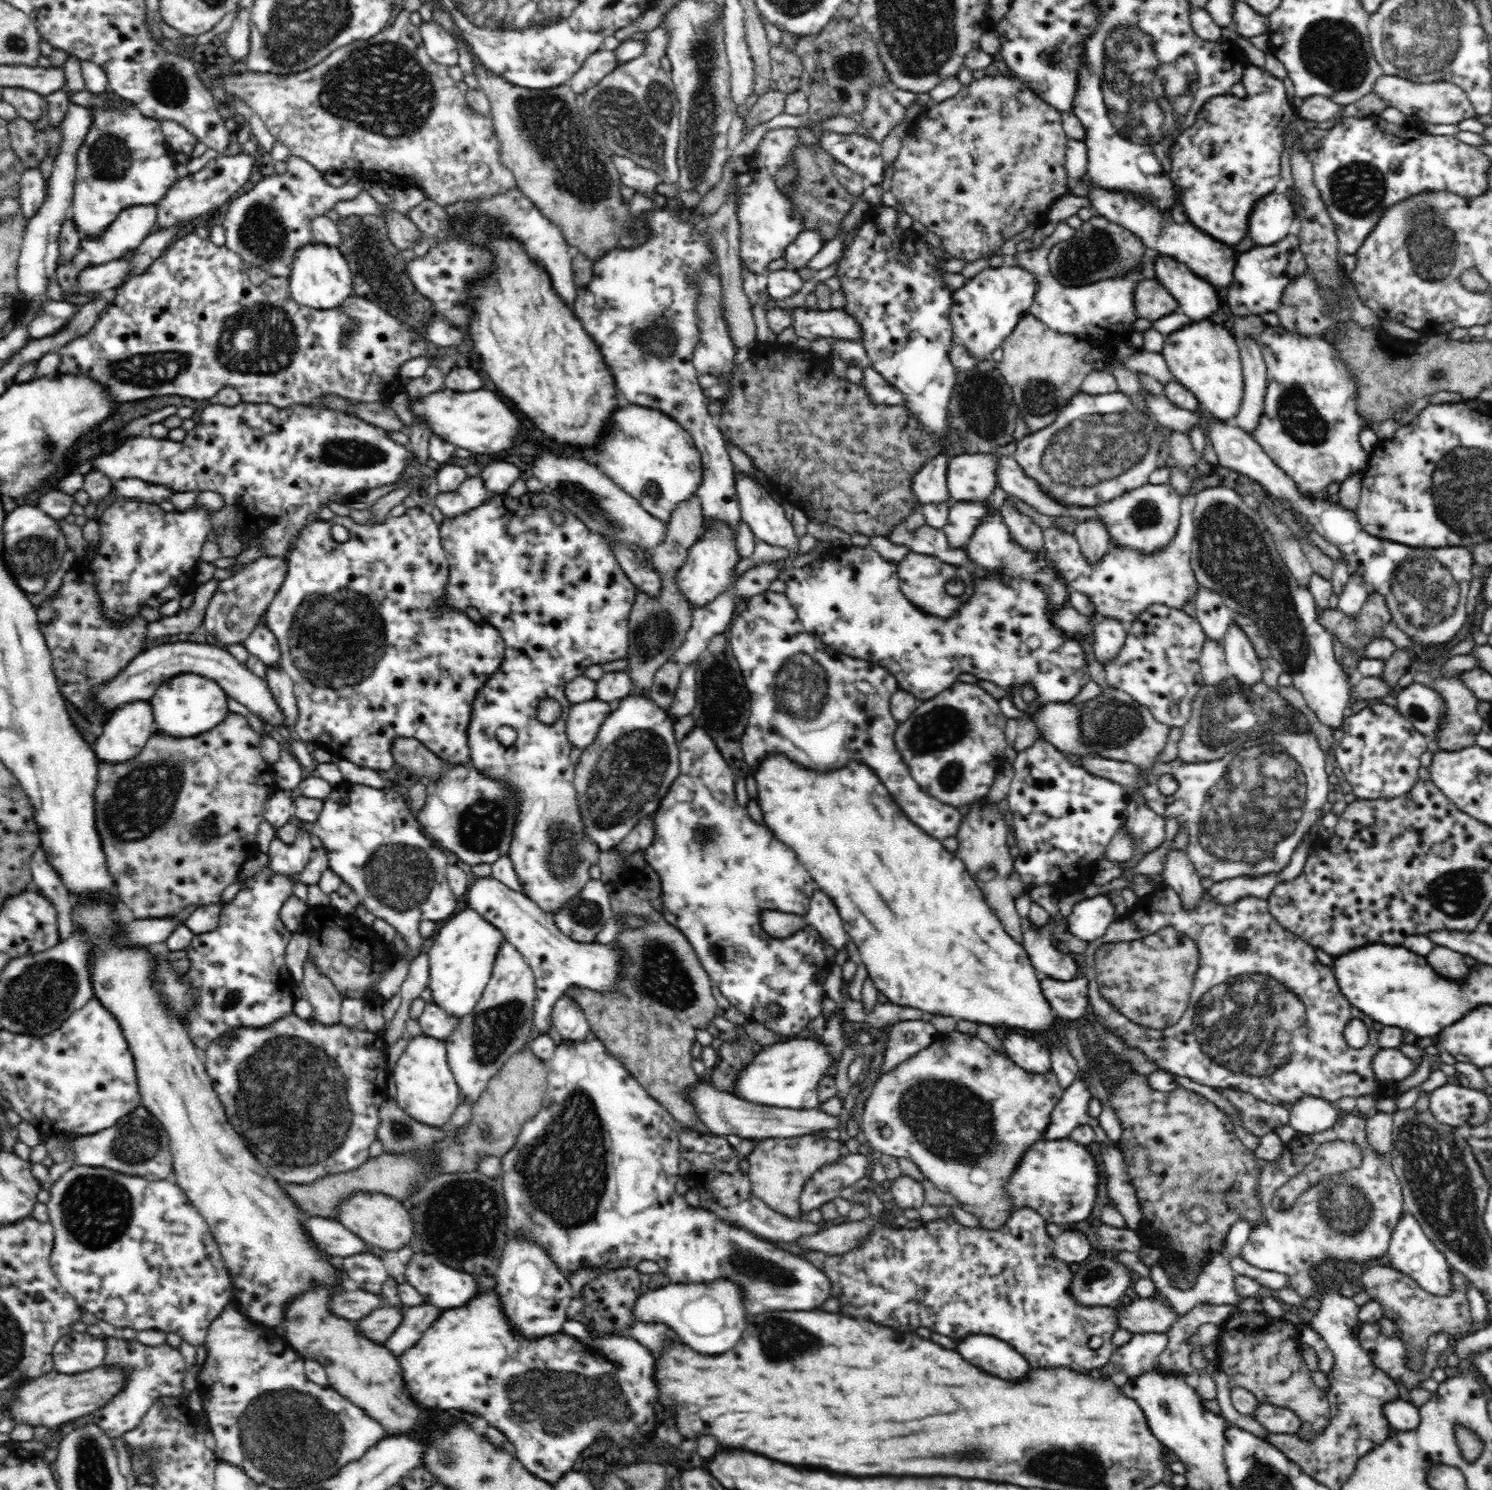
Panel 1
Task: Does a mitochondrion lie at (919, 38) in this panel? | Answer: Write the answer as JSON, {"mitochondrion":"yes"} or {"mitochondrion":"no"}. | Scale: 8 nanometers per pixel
{"mitochondrion":"yes"}

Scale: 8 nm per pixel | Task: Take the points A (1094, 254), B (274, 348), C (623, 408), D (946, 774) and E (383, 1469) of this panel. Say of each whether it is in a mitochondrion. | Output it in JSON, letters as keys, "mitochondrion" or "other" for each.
{"A":"mitochondrion","B":"mitochondrion","C":"other","D":"mitochondrion","E":"other"}

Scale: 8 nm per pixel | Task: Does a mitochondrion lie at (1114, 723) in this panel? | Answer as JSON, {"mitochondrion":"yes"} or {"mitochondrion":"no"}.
{"mitochondrion":"yes"}

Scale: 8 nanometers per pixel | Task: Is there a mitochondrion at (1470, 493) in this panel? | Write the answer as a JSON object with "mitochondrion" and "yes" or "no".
{"mitochondrion":"yes"}

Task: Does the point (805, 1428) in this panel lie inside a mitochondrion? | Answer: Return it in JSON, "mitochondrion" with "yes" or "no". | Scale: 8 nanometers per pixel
{"mitochondrion":"no"}

